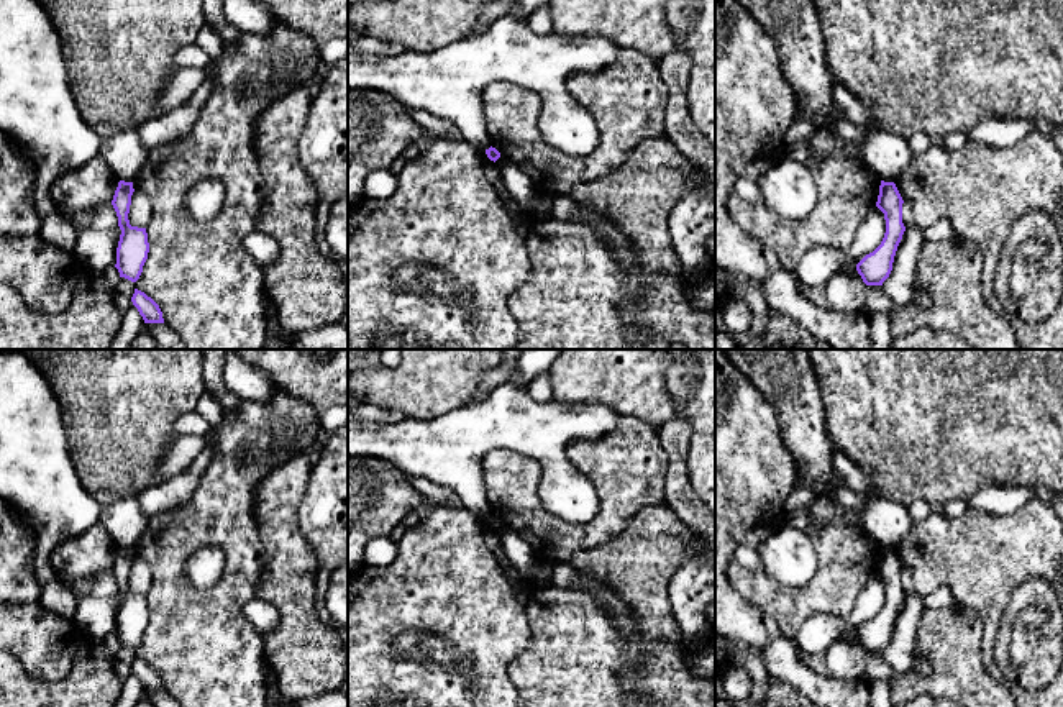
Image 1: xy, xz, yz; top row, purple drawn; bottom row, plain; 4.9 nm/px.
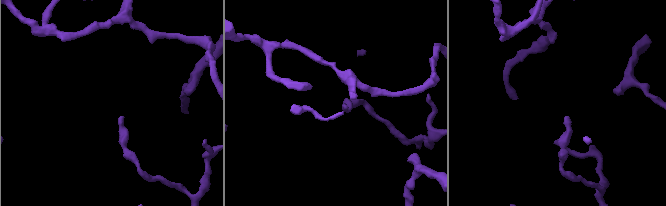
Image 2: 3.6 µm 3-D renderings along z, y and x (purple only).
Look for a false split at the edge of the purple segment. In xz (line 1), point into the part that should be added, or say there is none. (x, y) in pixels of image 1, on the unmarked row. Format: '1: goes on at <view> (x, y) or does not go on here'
1: does not go on here

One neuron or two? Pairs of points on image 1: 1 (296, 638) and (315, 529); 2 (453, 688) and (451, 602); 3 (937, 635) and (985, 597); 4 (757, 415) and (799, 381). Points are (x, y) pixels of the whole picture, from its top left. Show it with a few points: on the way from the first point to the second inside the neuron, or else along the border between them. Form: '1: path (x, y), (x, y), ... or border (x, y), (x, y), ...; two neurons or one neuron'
1: border (297, 512), (299, 532), (319, 561), (315, 586); two neurons
2: path (451, 666), (451, 624); one neuron
3: border (957, 601), (970, 606), (978, 614), (985, 643); two neurons
4: border (743, 376), (771, 407), (784, 440); two neurons

